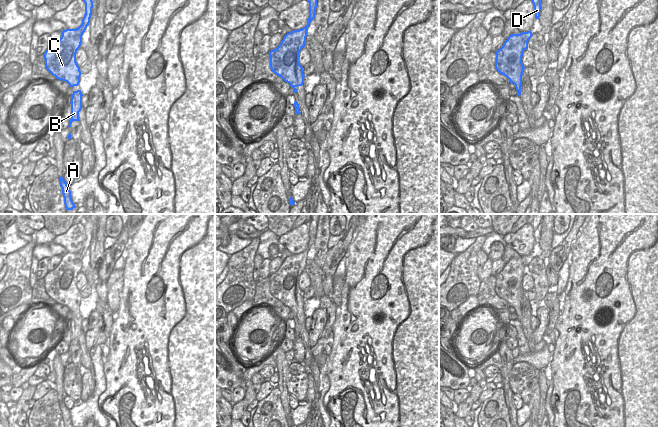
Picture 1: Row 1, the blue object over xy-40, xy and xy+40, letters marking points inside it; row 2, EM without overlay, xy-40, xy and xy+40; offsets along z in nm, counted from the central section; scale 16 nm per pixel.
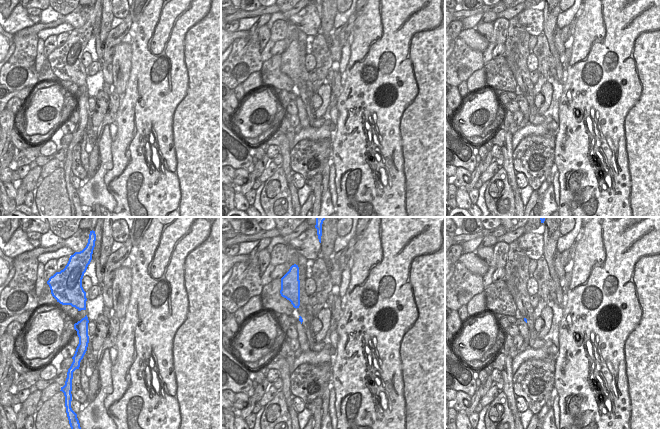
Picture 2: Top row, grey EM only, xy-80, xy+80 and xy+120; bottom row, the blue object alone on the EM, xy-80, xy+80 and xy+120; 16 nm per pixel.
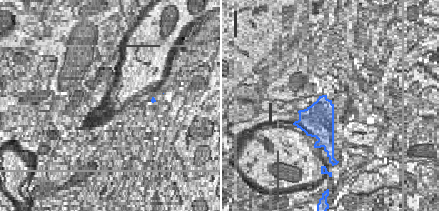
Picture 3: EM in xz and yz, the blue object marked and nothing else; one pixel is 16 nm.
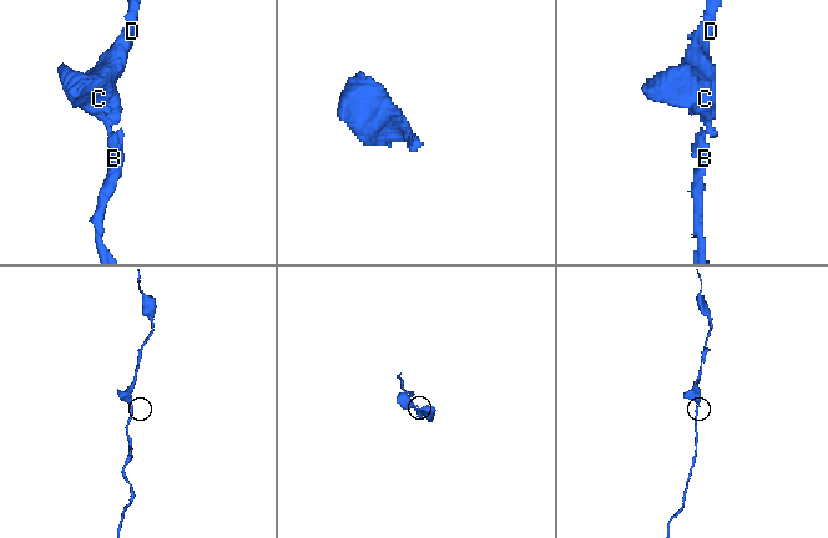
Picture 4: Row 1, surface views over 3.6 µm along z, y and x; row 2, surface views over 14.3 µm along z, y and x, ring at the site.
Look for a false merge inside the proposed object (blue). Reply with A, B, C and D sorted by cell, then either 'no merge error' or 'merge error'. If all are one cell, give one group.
groups A B C D; no merge error

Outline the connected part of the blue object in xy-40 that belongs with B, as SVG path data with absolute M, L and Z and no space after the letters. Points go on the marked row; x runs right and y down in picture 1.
M81 90L73 91L72 98L71 98L71 119L69 120L69 126L73 121L80 121L79 120L79 112L82 109L82 96Z

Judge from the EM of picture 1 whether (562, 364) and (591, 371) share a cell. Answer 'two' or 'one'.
one

